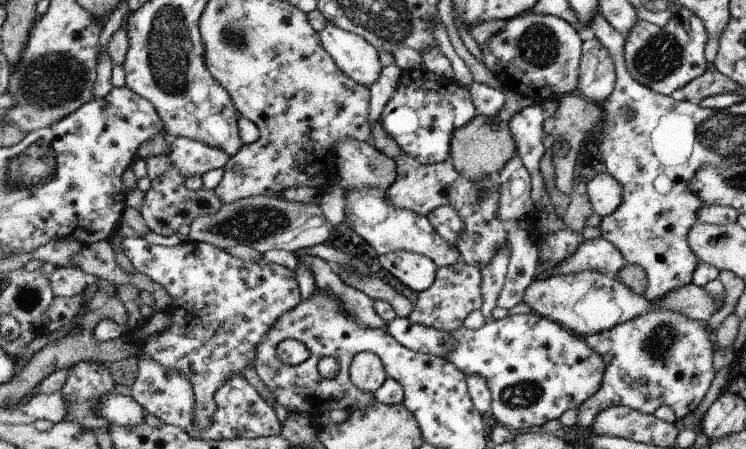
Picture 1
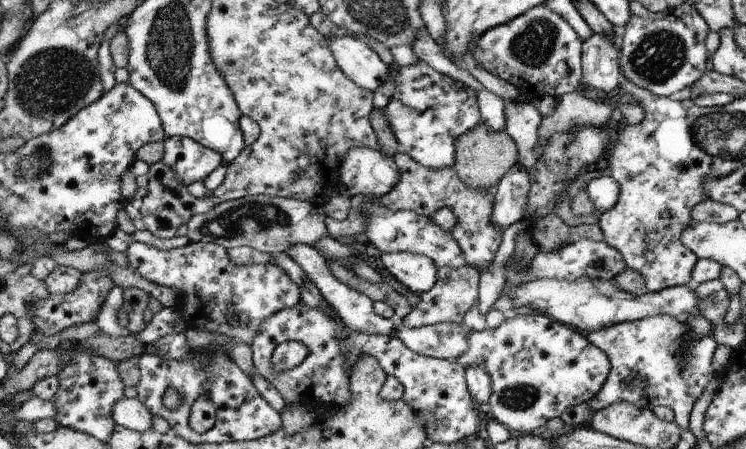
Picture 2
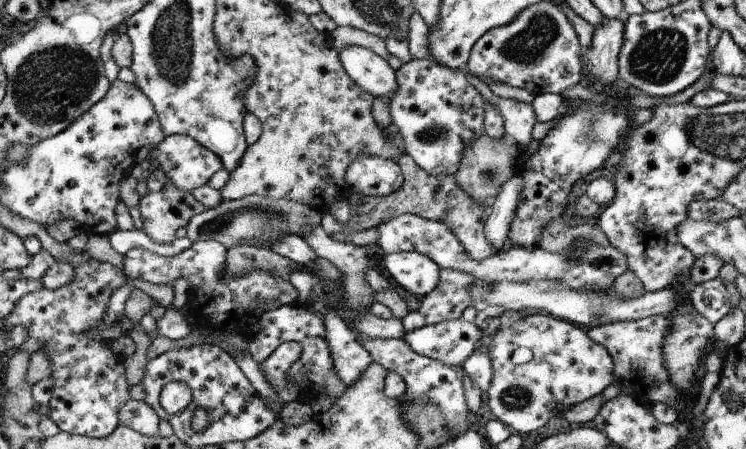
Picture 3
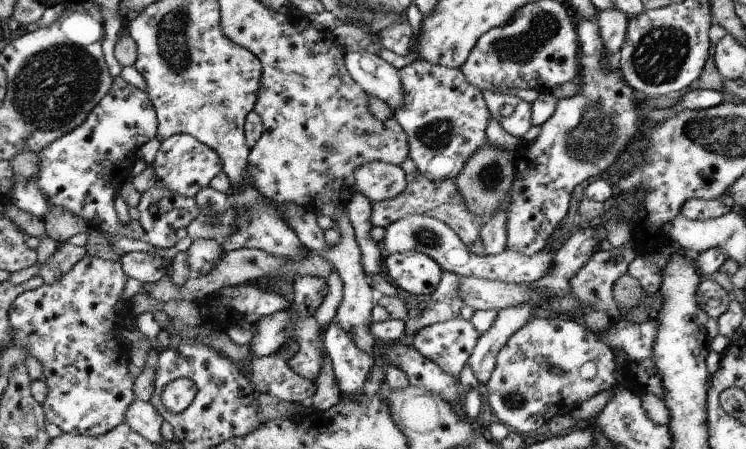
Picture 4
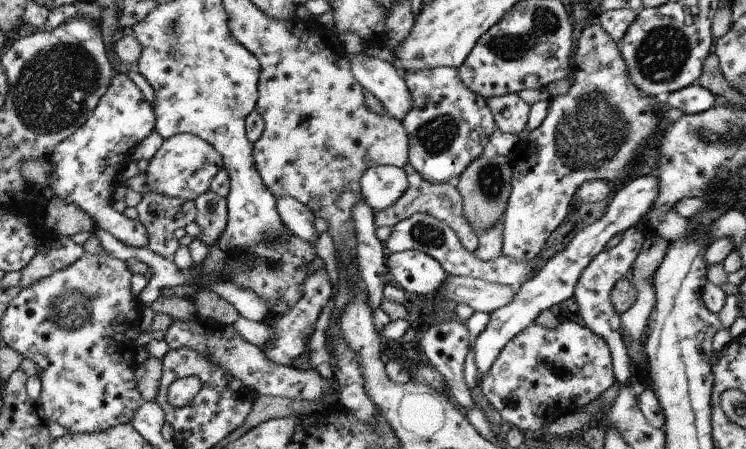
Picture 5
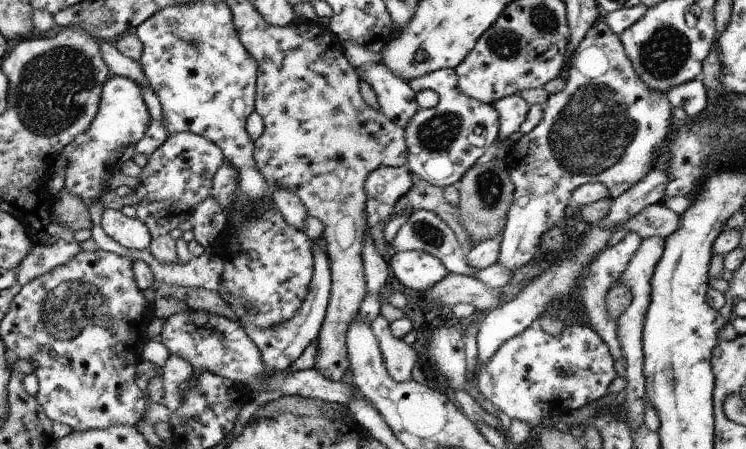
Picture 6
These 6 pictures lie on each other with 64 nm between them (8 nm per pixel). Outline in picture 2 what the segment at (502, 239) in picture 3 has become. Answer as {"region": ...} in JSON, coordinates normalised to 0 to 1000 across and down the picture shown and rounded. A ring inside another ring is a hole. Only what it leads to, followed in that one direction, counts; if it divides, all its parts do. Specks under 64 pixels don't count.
{"region":[[[693,363],[669,401],[661,437],[657,499],[674,519],[682,503],[701,490],[710,419],[709,388]]]}

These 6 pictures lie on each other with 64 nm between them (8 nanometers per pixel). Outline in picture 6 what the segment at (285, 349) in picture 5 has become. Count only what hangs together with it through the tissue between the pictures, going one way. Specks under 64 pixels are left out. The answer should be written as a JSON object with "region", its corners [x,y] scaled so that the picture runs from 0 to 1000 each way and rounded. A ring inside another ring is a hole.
{"region":[[[421,532],[421,579],[425,581],[421,597],[421,619],[416,633],[413,659],[403,690],[383,719],[373,728],[359,733],[347,733],[336,724],[327,724],[330,744],[340,759],[345,775],[349,777],[350,800],[354,820],[362,835],[382,826],[405,788],[405,782],[417,766],[428,746],[433,713],[438,697],[438,682],[444,648],[444,597],[441,575],[434,550],[426,543],[428,532]]]}

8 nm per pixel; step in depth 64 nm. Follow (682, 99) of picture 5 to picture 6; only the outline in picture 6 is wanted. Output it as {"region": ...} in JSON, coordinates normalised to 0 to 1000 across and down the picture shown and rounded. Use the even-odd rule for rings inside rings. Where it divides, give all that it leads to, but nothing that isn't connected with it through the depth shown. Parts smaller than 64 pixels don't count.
{"region":[[[933,176],[899,196],[894,207],[895,227],[903,241],[914,241],[922,263],[937,258],[949,236],[952,220],[941,180]]]}

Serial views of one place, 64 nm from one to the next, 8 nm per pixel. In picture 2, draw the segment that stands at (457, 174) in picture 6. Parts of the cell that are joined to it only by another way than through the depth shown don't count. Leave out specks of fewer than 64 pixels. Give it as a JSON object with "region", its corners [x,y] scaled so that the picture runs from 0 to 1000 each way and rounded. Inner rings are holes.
{"region":[[[564,131],[550,147],[535,149],[528,187],[528,205],[515,249],[539,339],[567,372],[606,376],[611,310],[637,287],[646,267],[639,205],[619,180],[582,156]]]}

